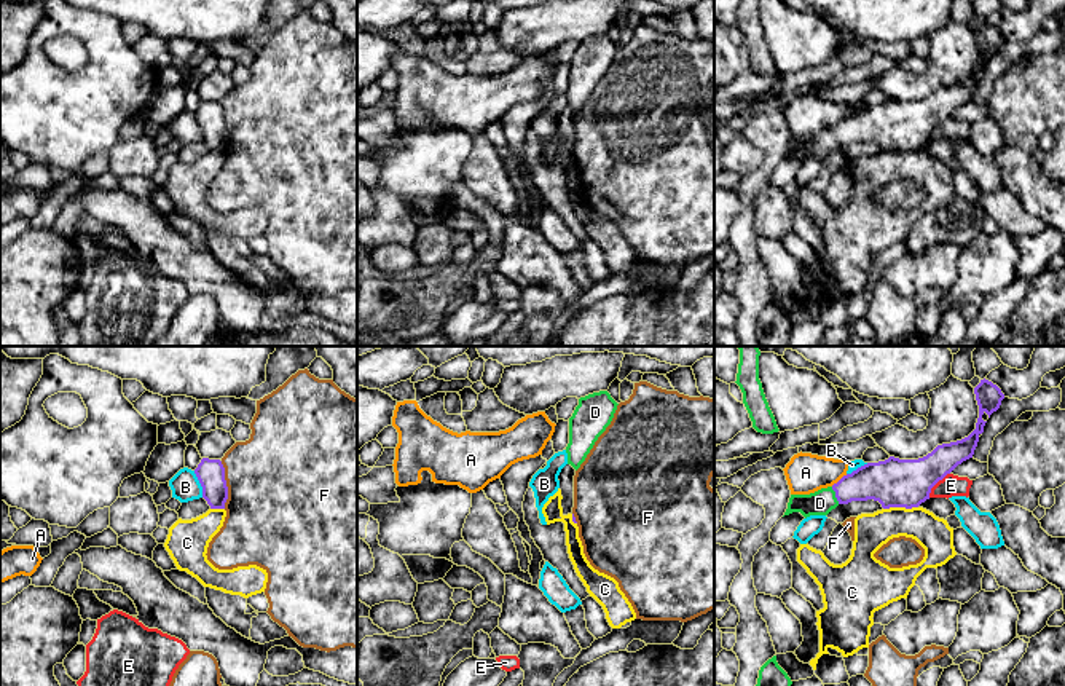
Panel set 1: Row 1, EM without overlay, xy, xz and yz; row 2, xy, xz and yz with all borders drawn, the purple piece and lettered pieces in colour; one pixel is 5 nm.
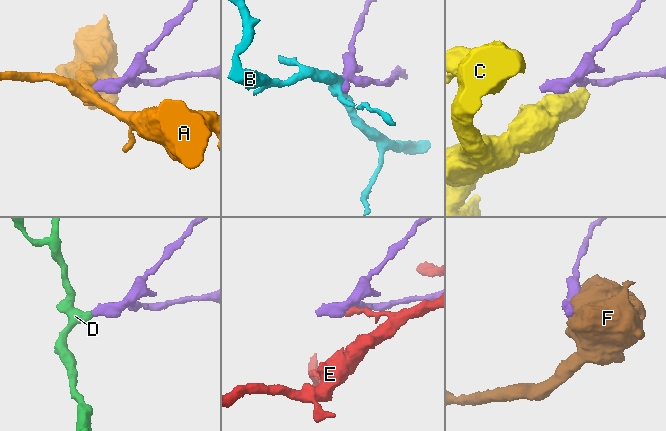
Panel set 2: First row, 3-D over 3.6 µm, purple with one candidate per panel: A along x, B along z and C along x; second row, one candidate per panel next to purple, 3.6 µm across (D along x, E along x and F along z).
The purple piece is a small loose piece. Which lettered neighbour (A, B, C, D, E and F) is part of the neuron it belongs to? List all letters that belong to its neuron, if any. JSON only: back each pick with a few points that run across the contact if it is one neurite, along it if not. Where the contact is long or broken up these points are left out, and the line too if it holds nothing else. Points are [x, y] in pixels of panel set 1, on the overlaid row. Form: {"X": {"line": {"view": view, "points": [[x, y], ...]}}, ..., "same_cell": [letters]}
{"D": {"line": {"view": "yz", "points": [[884, 482], [866, 482], [836, 495], [820, 503]]}}, "same_cell": ["D"]}

